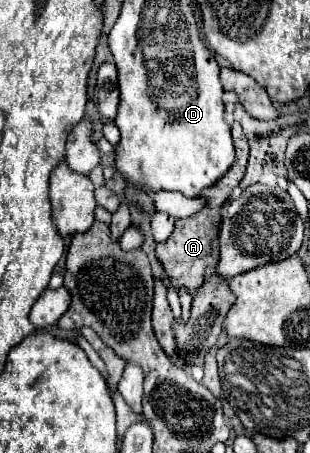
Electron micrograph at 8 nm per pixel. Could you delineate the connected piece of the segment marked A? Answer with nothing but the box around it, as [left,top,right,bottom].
[156,123,248,293]

